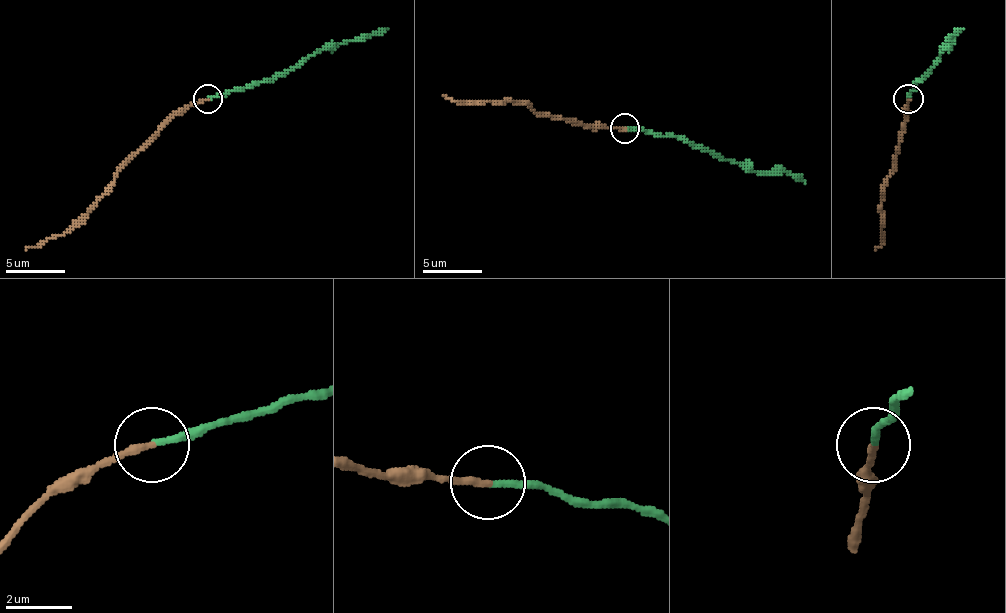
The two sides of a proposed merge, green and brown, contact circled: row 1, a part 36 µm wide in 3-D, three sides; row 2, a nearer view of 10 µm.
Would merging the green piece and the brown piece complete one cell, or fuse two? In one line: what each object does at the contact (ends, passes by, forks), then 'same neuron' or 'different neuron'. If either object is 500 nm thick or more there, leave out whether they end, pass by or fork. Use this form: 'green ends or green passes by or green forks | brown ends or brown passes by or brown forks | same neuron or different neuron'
green ends | brown ends | same neuron

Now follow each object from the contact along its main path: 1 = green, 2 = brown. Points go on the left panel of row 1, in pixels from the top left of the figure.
1: (208, 99), (270, 82), (323, 49), (370, 38), (388, 29)
2: (208, 99), (185, 105), (123, 167), (111, 188), (61, 235), (26, 250)

